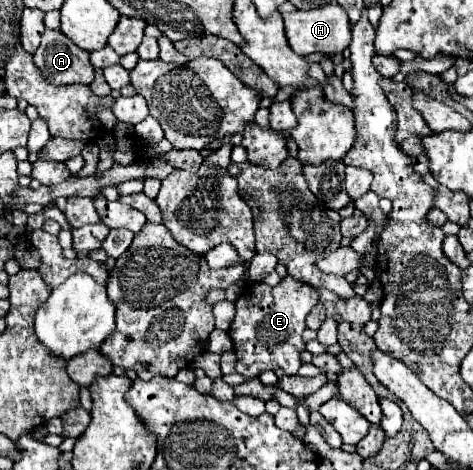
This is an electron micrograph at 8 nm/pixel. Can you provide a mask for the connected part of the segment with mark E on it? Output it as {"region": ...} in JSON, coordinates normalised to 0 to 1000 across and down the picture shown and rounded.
{"region":[[[605,587],[584,609],[567,609],[558,600],[533,604],[529,617],[512,621],[507,634],[495,643],[499,672],[486,694],[486,719],[495,728],[495,753],[499,753],[499,791],[520,804],[545,804],[562,787],[600,787],[605,796],[626,796],[634,783],[634,749],[647,740],[638,723],[638,706],[647,702],[647,672],[651,664],[672,647],[672,617],[655,604],[638,604],[634,596],[622,596],[617,587]]]}

